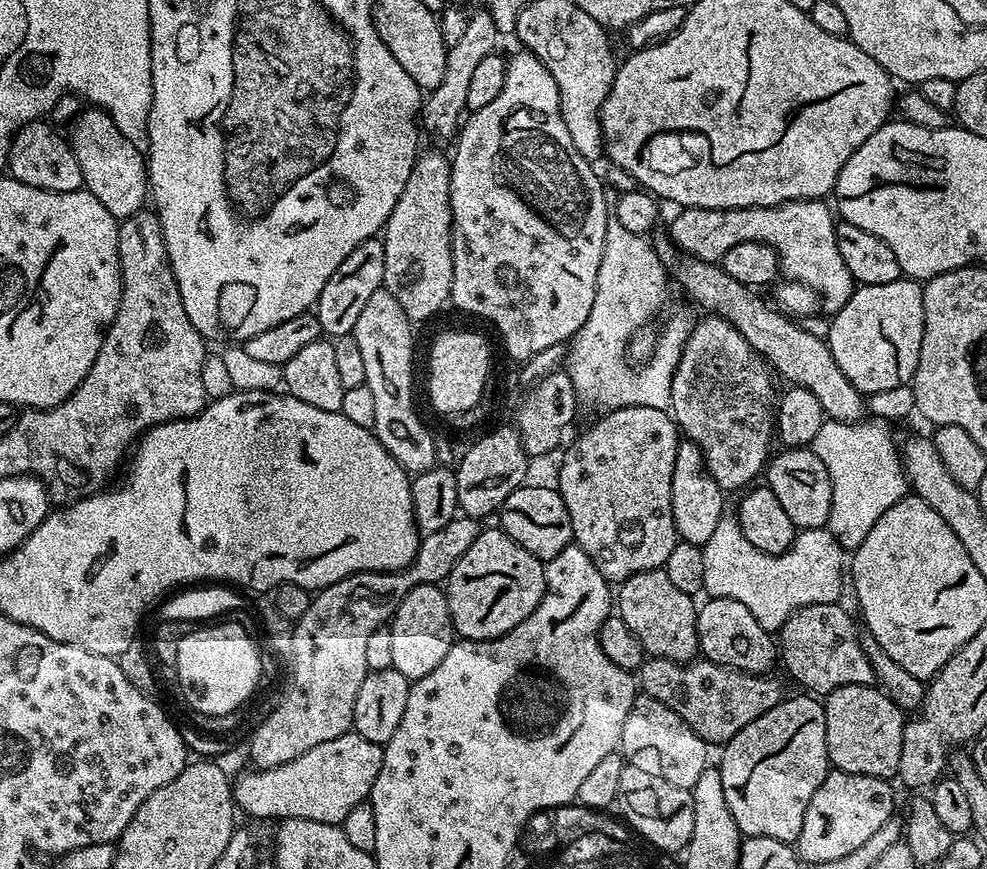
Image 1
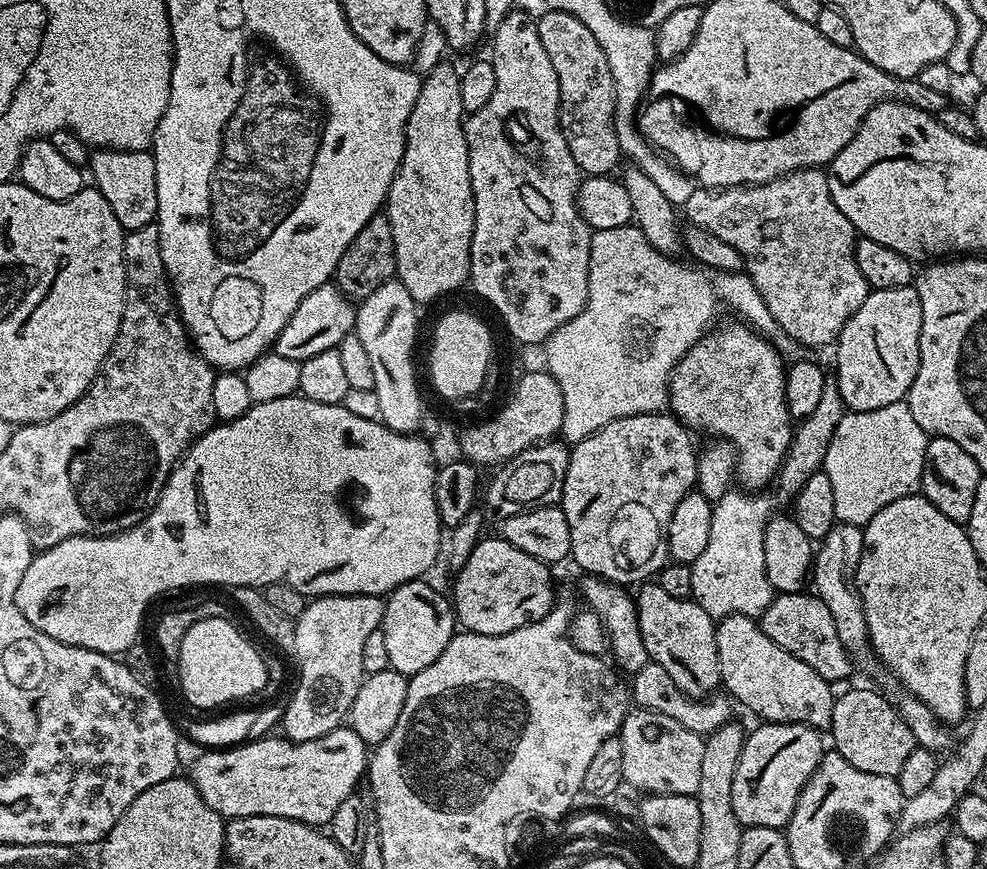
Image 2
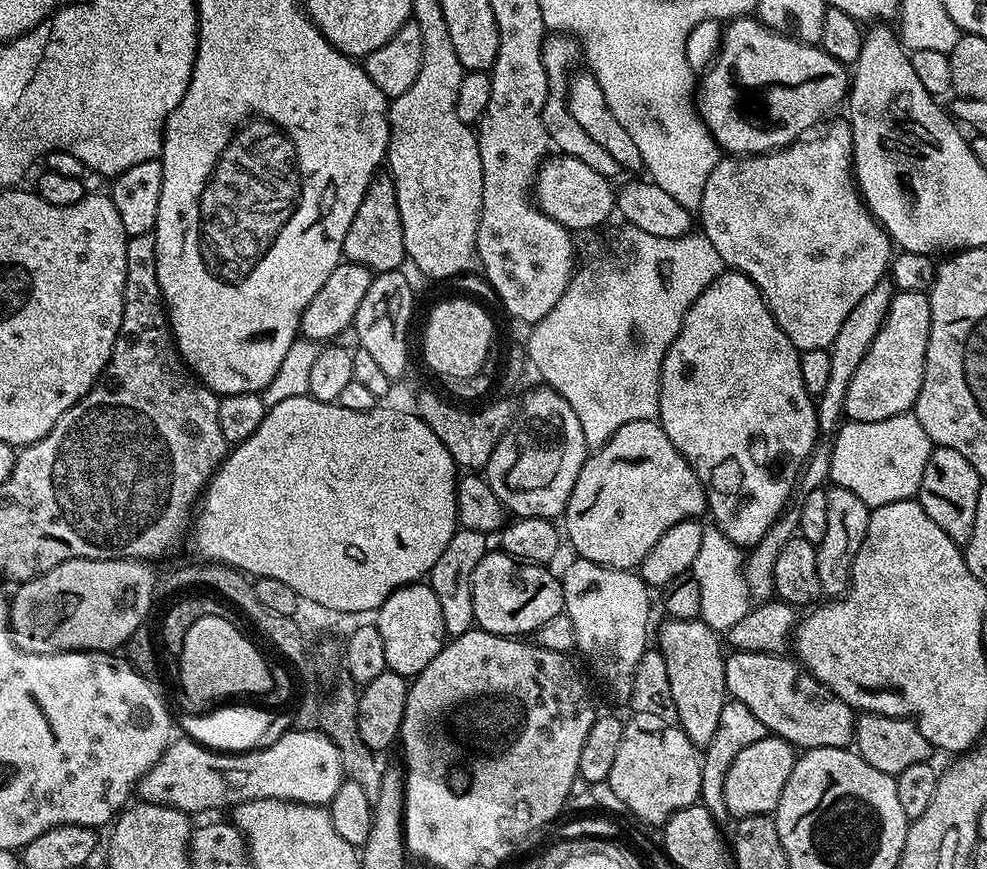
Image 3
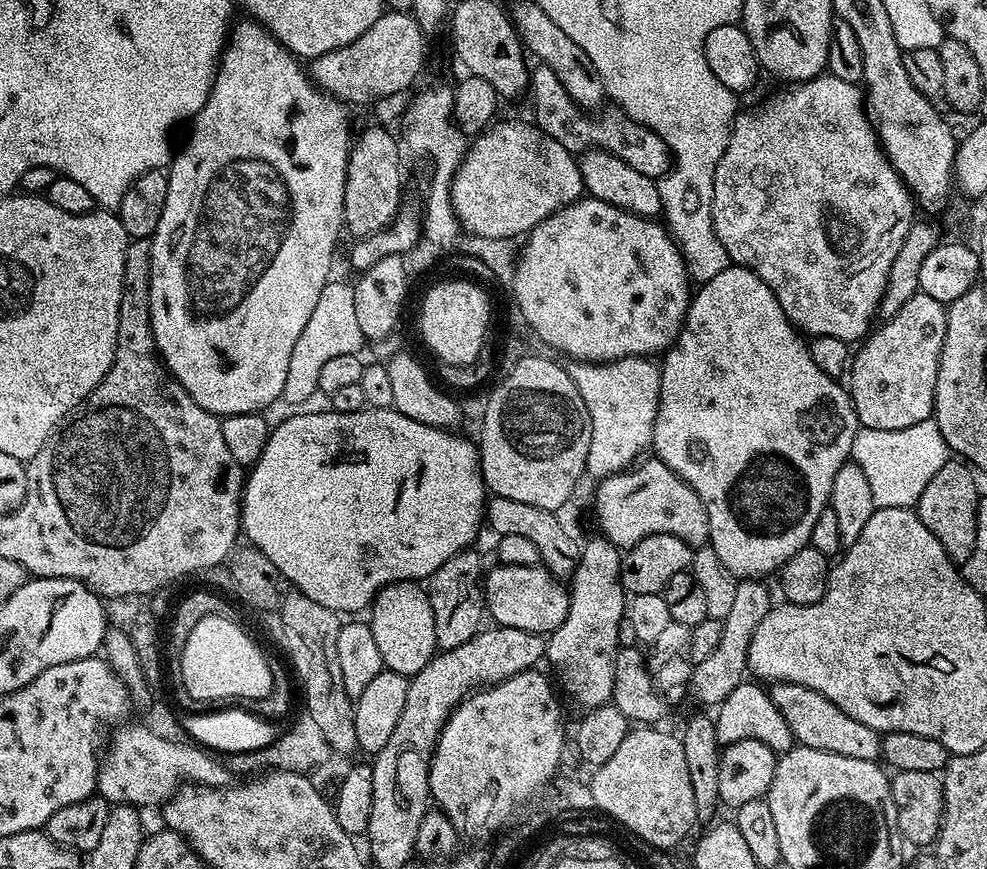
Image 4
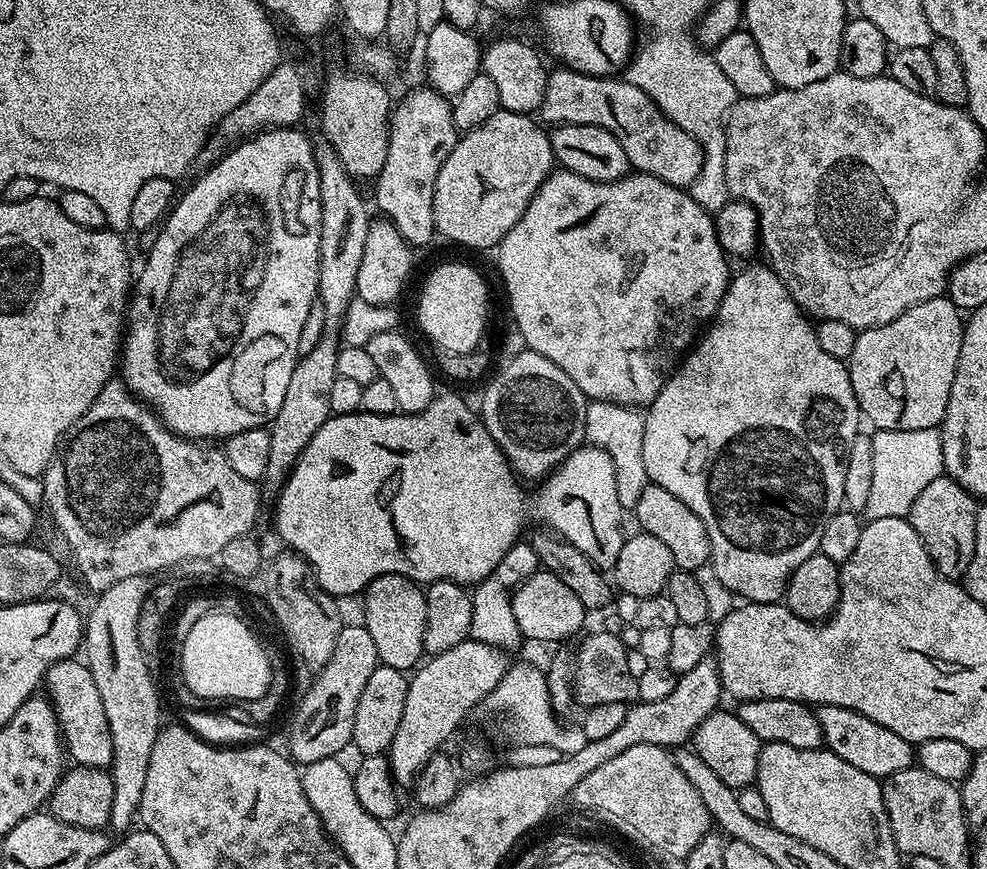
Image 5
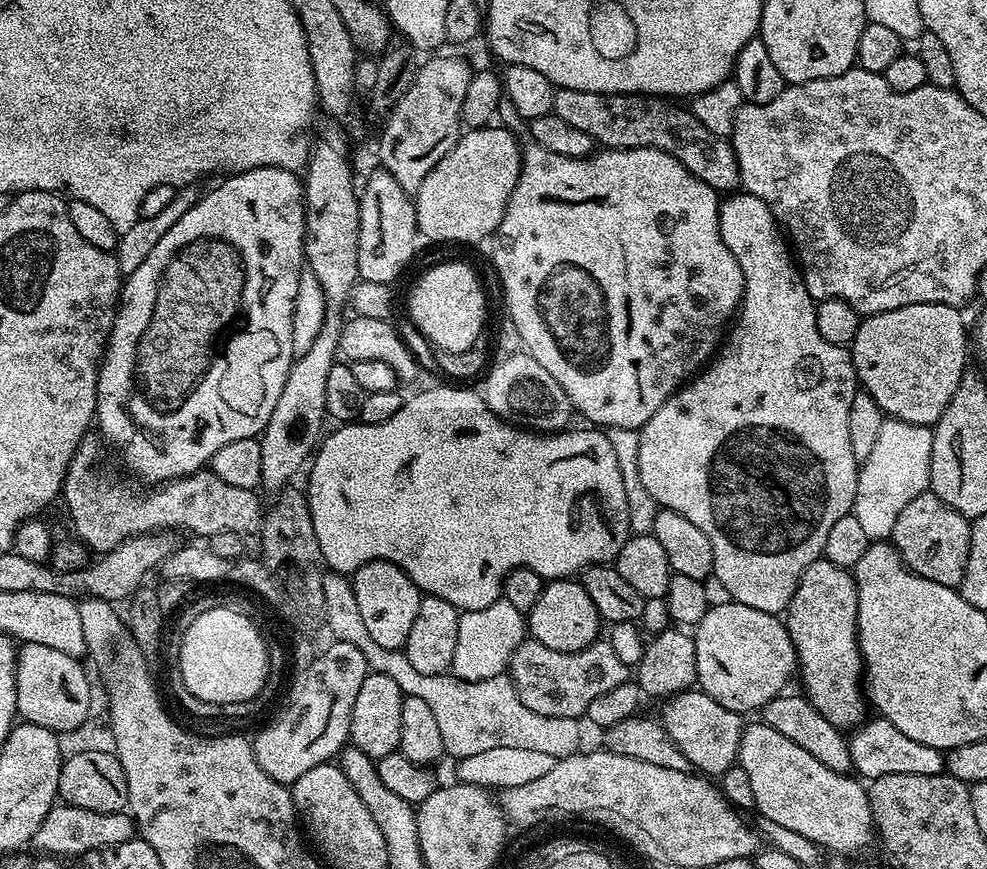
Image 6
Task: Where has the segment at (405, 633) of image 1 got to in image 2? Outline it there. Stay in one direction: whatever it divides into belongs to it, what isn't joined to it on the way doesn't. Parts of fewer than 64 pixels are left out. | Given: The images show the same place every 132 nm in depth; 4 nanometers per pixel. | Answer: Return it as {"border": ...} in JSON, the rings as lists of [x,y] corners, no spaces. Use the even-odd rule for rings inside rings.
{"border":[[[421,578],[411,580],[402,585],[401,588],[395,588],[387,597],[384,606],[384,620],[382,631],[386,638],[386,654],[391,668],[402,675],[411,678],[418,674],[418,670],[426,670],[442,650],[450,643],[454,633],[458,628],[458,621],[454,611],[454,604],[451,599],[448,600],[432,584],[427,584],[427,579]]]}

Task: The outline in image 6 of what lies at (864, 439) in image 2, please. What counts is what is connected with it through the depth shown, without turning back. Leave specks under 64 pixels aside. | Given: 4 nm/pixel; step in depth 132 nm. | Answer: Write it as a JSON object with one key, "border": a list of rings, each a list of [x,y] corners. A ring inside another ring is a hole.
{"border":[[[885,419],[882,430],[878,430],[878,440],[870,450],[870,456],[862,461],[856,483],[856,505],[854,515],[866,533],[869,542],[884,542],[898,522],[898,514],[918,494],[929,491],[930,454],[932,453],[932,428],[922,424],[911,424],[901,420]],[[872,504],[872,505],[868,505]],[[884,520],[884,524],[882,523]],[[872,524],[880,524],[875,528]]]}

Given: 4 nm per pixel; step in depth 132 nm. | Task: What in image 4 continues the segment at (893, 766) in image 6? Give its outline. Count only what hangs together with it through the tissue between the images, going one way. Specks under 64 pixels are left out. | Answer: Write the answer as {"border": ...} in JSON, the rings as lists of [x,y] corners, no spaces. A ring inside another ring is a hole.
{"border":[[[776,682],[771,685],[770,695],[782,718],[786,718],[786,726],[790,726],[792,739],[797,745],[826,750],[830,754],[842,754],[842,758],[881,759],[881,733],[870,726],[862,726],[862,722],[850,718],[850,714],[838,710],[838,706],[834,706],[826,694],[818,694],[818,690],[810,690],[810,686]]]}

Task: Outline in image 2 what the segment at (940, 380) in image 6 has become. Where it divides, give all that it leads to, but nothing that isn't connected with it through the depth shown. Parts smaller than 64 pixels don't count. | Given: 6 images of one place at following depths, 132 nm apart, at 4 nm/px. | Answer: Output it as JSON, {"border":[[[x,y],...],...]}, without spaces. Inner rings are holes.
{"border":[[[915,286],[907,288],[878,288],[869,291],[866,302],[854,310],[835,341],[836,376],[834,382],[842,394],[842,402],[849,412],[878,410],[882,406],[899,404],[907,397],[914,382],[920,361],[920,335],[922,334],[922,302]]]}

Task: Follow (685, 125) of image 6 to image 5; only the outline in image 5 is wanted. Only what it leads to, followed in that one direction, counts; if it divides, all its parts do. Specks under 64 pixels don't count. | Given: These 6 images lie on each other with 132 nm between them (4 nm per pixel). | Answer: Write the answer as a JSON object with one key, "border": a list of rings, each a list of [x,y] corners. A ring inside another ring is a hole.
{"border":[[[553,67],[546,78],[546,94],[540,96],[538,116],[548,126],[585,124],[610,130],[610,134],[618,138],[622,150],[626,150],[629,165],[636,172],[662,178],[662,182],[670,182],[675,188],[691,189],[704,169],[704,151],[700,143],[686,134],[682,126],[670,122],[653,100],[626,78],[587,76],[572,68]]]}

